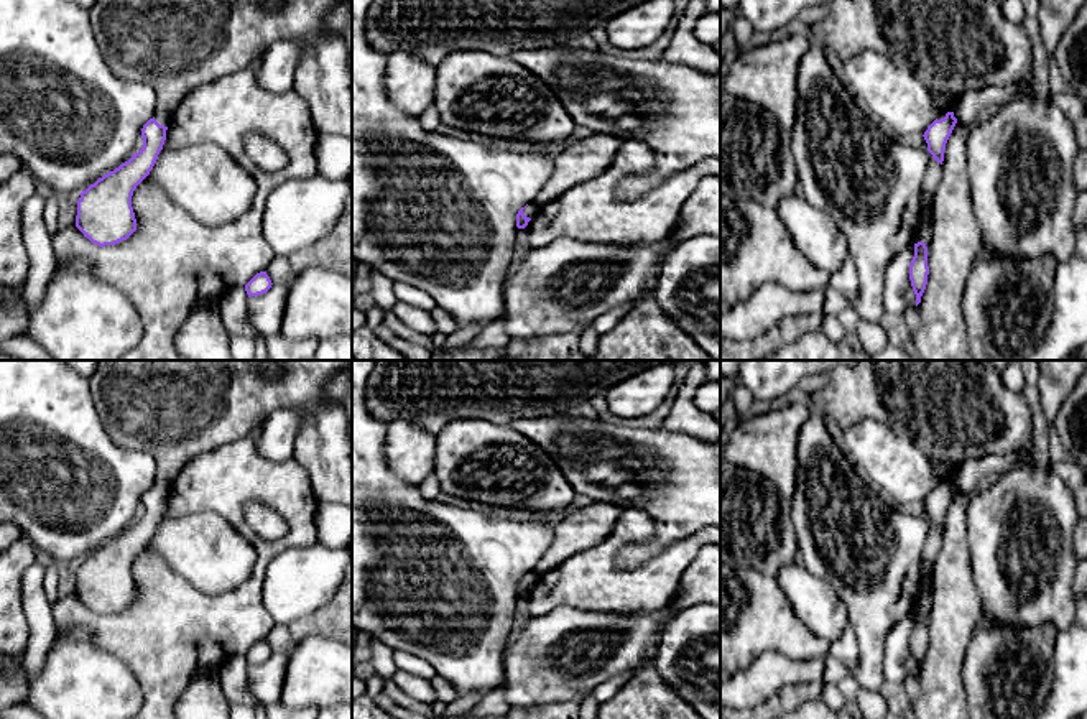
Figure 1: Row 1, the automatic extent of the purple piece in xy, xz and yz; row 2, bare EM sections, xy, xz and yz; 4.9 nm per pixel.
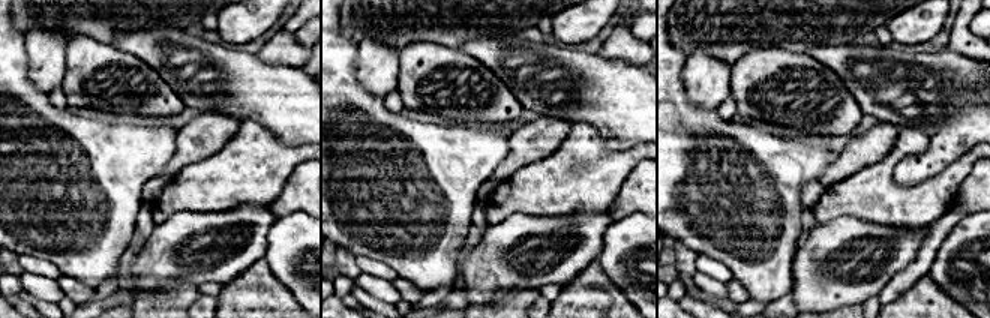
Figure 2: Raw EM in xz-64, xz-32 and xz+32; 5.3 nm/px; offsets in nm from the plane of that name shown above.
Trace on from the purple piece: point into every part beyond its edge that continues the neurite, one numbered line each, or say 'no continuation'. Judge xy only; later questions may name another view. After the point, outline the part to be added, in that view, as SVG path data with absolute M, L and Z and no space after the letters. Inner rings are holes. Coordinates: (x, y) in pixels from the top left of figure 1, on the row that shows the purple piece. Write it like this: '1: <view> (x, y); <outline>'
1: xy (173, 46); M95 0L90 12L90 25L94 30L94 38L99 44L100 54L105 64L120 77L128 82L145 82L156 92L156 112L155 120L160 125L168 127L169 117L179 105L179 102L186 97L186 94L199 86L217 81L222 76L229 76L234 72L240 72L245 69L255 58L260 58L275 41L278 39L291 39L301 41L304 44L301 61L296 69L293 90L303 97L306 102L314 128L319 135L340 135L352 137L352 71L349 69L349 49L345 46L344 35L327 35L322 30L322 21L326 13L331 8L335 8L344 0L281 0L284 5L278 13L268 13L265 8L257 7L255 0Z

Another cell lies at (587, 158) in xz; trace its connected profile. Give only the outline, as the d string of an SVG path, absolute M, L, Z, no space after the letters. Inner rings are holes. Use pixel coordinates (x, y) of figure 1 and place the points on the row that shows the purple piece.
M592 132L590 137L559 148L554 156L554 173L543 184L534 202L543 206L576 184L602 174L615 160L622 143L623 140L615 135Z

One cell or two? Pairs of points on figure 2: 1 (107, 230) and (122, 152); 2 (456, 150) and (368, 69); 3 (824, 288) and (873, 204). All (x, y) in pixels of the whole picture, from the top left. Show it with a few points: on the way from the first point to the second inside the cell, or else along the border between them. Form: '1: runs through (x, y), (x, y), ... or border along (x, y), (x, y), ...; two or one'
1: runs through (107, 210), (107, 171); one
2: border along (357, 74), (359, 83), (369, 93), (383, 99); two
3: border along (828, 221), (837, 216), (857, 216), (899, 227); two

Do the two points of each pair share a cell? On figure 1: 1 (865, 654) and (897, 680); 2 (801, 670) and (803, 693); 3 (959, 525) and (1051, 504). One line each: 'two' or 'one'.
1: two
2: two
3: two

